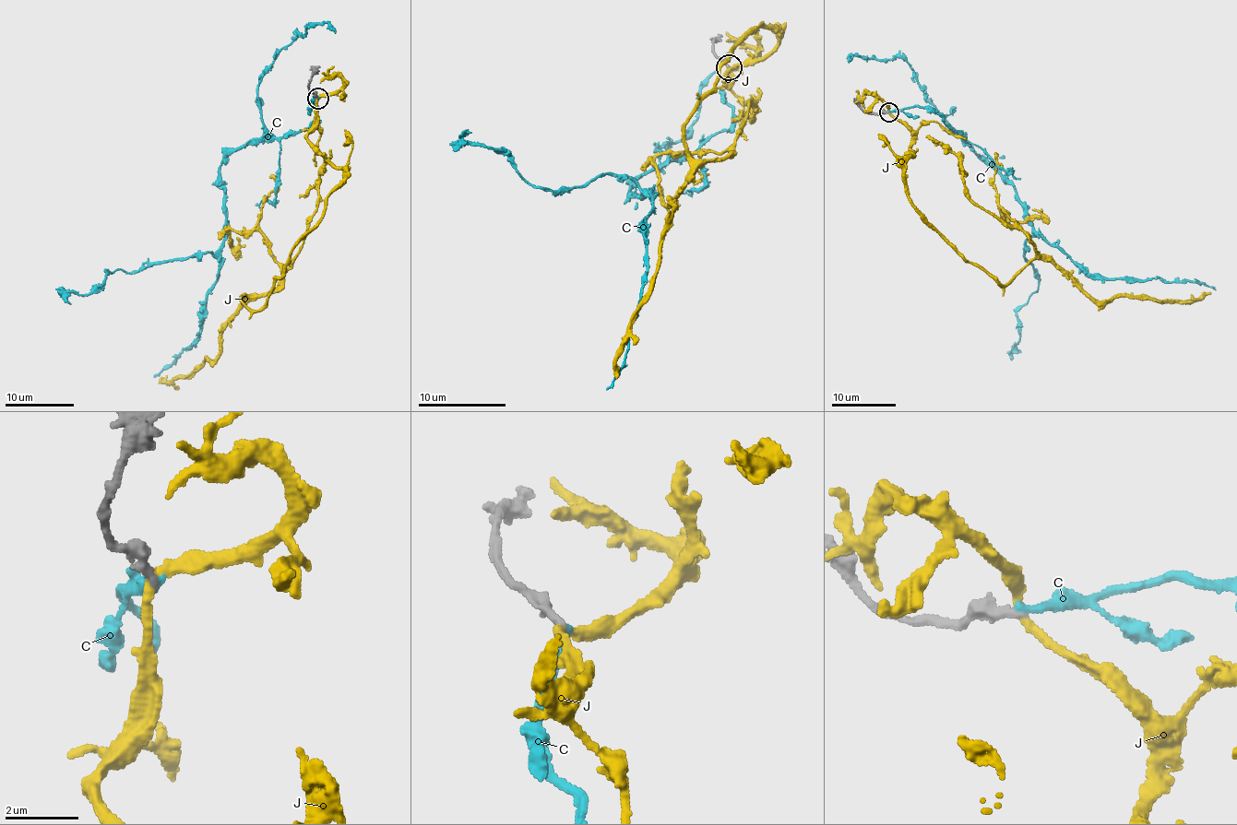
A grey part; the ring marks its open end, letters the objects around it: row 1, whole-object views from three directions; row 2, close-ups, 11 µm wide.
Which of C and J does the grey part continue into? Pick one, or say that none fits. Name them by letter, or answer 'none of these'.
C

